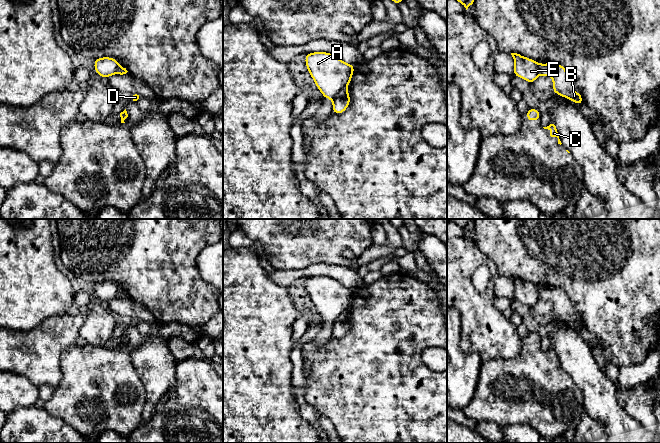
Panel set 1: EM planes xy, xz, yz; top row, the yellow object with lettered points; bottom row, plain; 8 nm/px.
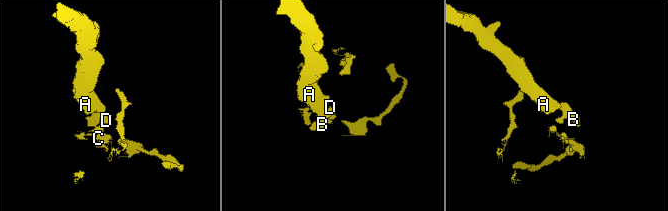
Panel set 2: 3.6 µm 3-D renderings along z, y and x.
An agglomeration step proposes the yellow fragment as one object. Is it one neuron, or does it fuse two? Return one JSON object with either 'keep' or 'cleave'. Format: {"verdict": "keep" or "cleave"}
{"verdict": "cleave"}

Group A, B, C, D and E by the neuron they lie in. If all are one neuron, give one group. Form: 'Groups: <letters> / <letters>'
Groups: A E / B C D

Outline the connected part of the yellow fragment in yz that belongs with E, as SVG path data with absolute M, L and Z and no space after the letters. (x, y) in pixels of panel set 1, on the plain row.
M511 277L514 283L513 299L533 308L540 299L540 288L534 283Z

